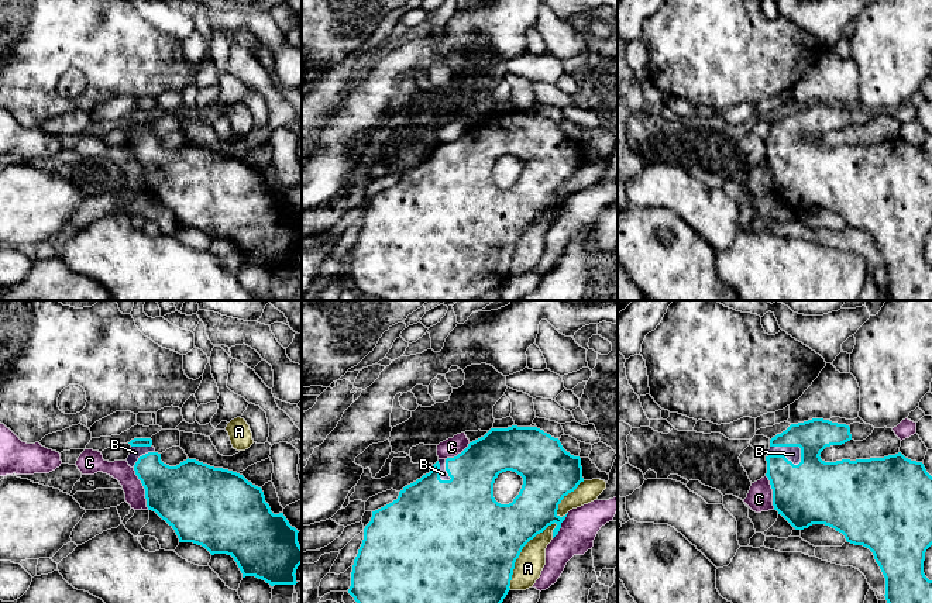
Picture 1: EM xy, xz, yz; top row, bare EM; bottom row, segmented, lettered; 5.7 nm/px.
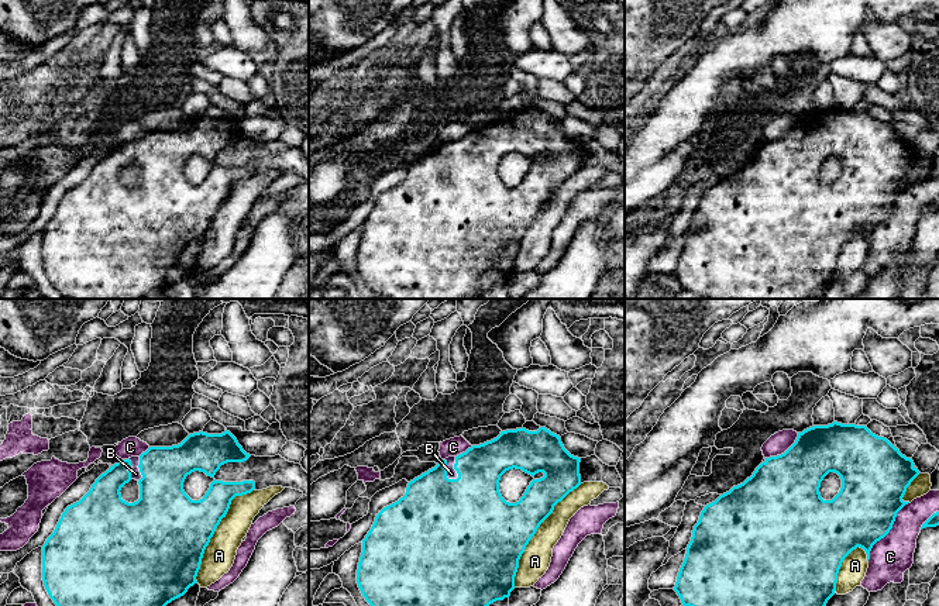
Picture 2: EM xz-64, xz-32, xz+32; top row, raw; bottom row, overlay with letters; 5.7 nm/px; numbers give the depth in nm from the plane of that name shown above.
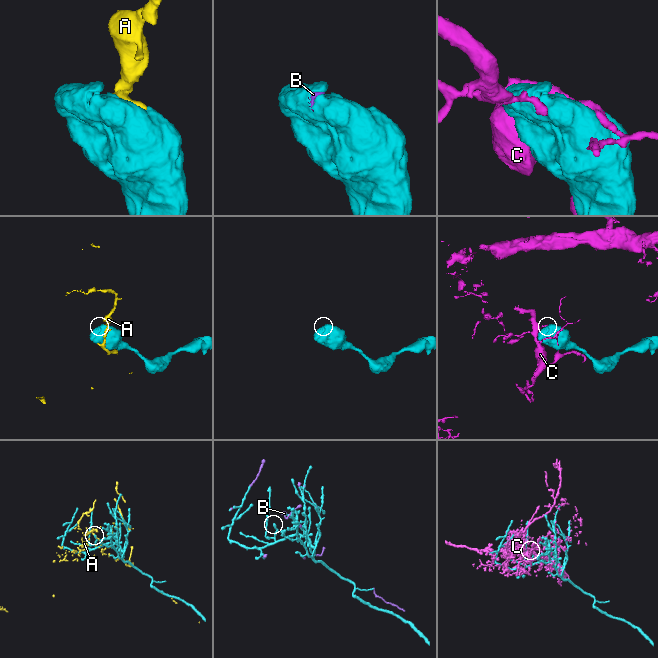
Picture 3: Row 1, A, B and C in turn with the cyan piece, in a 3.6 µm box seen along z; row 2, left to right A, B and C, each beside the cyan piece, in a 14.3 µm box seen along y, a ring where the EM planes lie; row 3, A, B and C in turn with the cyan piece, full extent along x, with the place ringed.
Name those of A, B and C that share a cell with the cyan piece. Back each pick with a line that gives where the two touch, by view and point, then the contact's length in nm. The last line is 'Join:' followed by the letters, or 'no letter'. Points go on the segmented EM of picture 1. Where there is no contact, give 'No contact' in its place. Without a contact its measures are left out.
B: Touches cyan at yz (788, 461). Shared border 220 nm
Join: B

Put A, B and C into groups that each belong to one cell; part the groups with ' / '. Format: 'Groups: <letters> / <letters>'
Groups: A / B / C

